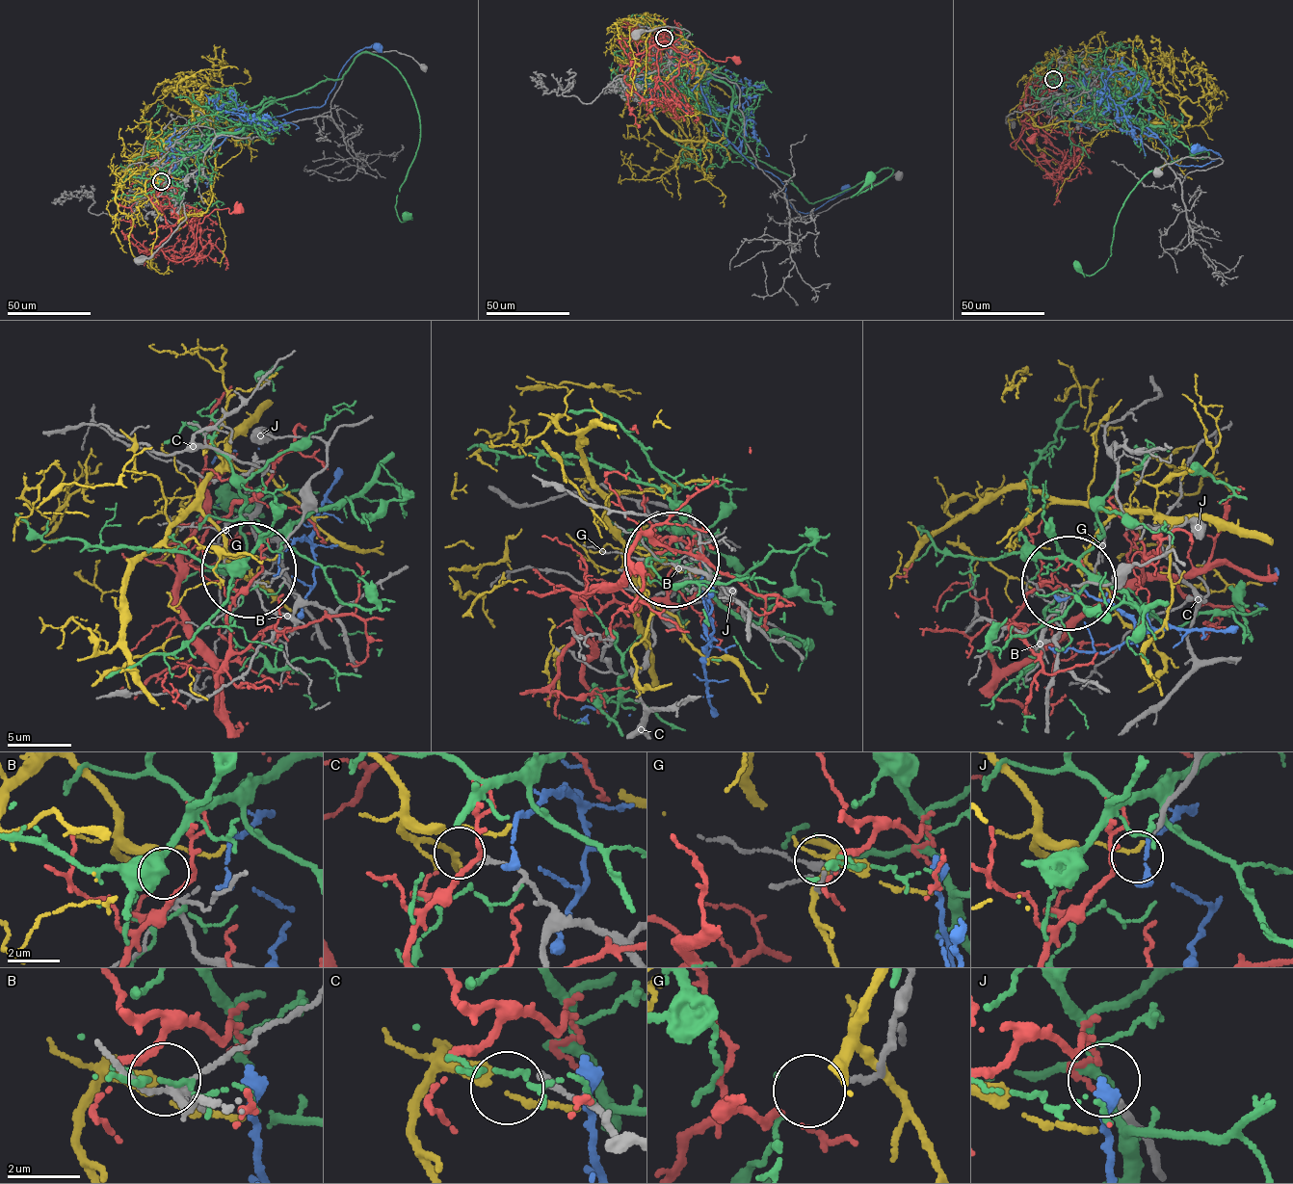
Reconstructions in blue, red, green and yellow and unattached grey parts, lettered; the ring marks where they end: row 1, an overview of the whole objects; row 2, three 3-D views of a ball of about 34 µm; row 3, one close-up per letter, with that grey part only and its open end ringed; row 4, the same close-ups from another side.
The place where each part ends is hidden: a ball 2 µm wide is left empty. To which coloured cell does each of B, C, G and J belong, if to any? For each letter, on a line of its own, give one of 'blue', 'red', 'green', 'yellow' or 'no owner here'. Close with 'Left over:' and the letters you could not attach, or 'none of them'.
B: yellow
C: no owner here
G: red
J: no owner here
Left over: C, J

